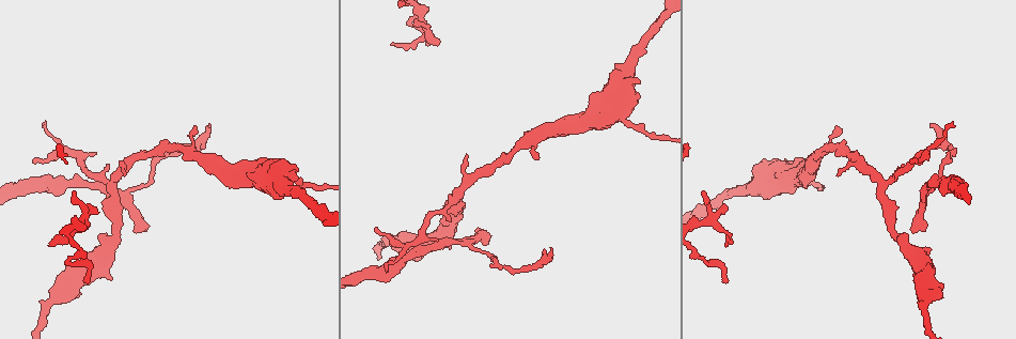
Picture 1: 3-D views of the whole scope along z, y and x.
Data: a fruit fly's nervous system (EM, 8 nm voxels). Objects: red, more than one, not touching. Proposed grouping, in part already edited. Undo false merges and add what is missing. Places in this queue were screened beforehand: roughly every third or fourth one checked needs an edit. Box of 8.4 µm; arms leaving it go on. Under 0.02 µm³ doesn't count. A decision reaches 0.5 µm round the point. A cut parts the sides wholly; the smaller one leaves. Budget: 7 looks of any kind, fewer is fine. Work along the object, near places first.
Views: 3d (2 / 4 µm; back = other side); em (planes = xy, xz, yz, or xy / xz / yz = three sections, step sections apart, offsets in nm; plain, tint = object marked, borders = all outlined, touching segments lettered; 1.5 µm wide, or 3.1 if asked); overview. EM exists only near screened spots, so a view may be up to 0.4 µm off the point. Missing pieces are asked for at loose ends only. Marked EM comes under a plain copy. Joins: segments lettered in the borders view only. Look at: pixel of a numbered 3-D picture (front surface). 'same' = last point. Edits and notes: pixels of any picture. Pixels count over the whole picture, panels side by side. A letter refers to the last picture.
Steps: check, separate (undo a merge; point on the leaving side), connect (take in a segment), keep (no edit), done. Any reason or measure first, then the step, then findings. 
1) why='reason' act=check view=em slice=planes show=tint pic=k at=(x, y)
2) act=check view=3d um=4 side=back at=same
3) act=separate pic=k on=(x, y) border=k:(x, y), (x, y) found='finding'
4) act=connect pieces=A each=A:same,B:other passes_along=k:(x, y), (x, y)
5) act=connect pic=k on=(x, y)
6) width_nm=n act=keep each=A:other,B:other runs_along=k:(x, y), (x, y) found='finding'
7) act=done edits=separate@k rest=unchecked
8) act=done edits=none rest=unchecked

why='free end' act=check view=3d um=2 side=back pic=1 at=(477, 230)

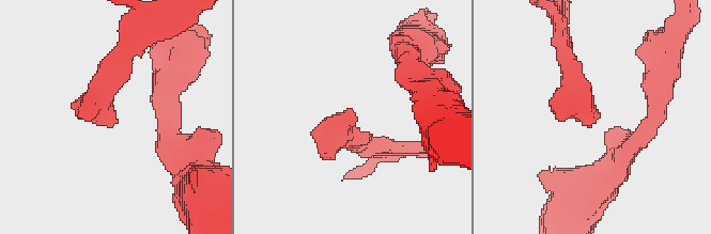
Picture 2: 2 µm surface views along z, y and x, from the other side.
act=check view=em slice=yz step=8 show=borders pic=2 at=(593, 123)

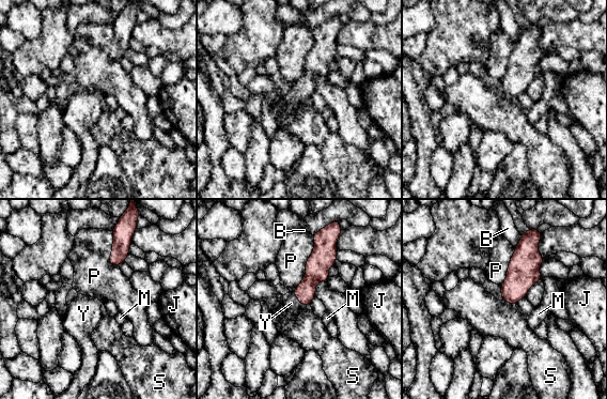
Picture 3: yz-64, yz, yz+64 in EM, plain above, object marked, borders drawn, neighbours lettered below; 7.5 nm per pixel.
longest_contact=P:460nm act=connect pieces=Y each=B:other,J:other,M:other,P:other,S:other,Y:same found='it goes on there'

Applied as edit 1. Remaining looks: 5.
why='thick turns thin' act=check view=3d um=2 pic=1 at=(188, 151)

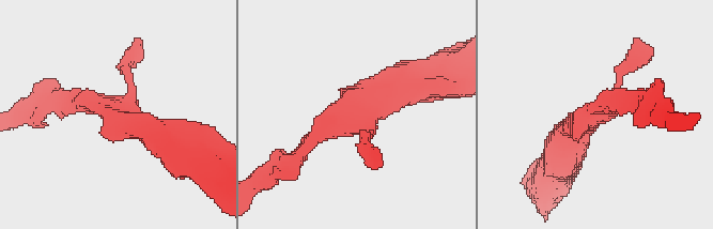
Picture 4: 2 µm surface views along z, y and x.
why='now the EM' act=check view=em slice=planes show=borders pic=4 at=(595, 108)

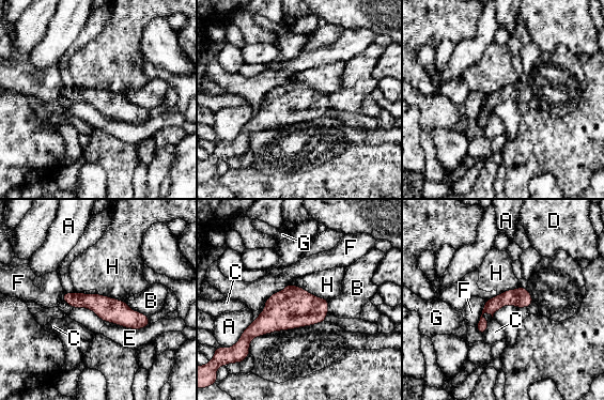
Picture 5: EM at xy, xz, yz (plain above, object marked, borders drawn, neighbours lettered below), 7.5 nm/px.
width_nm=140 act=keep each=A:other,B:other,C:other,D:other,E:other,F:other,G:other,H:other runs_along=5:(65, 296), (95, 302), (145, 323) found='continuous, no second neuron'

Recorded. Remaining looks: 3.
why='thin end' act=check view=em slice=planes show=borders pic=1 at=(727, 209)

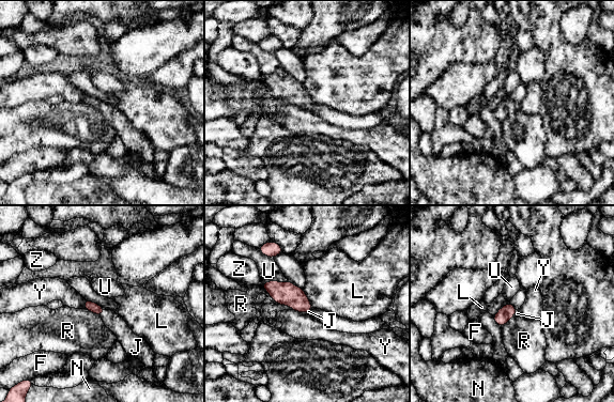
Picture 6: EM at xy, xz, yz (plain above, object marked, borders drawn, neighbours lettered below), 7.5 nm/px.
act=connect pieces=J each=F:other,J:same,L:other,N:other,R:other,U:other,Y:other,Z:other passes_along=6:(92, 307), (103, 312), (112, 321) found='it goes on there'

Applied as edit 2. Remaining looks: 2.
act=done edits=connect@3,connect@6 rest=unchecked

